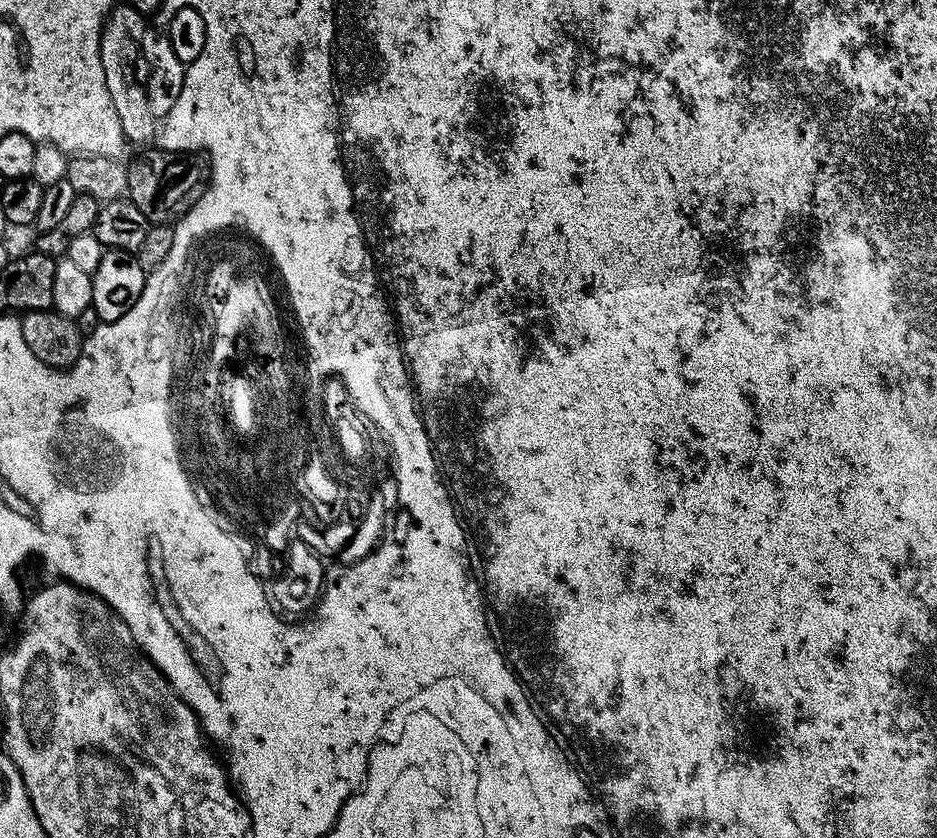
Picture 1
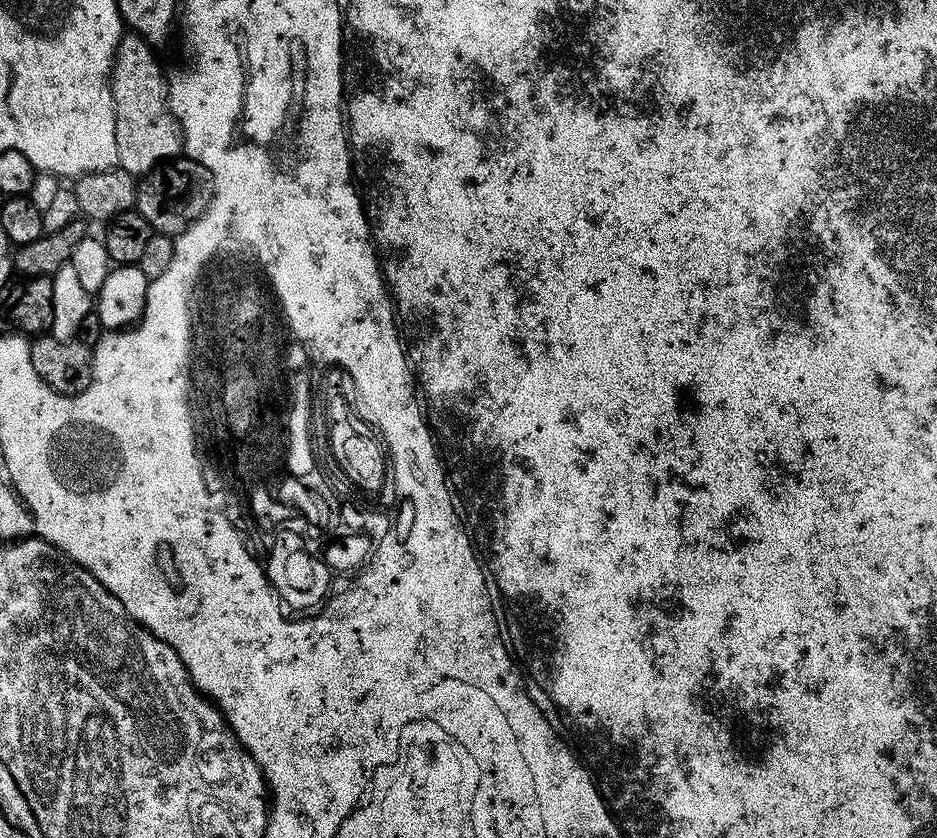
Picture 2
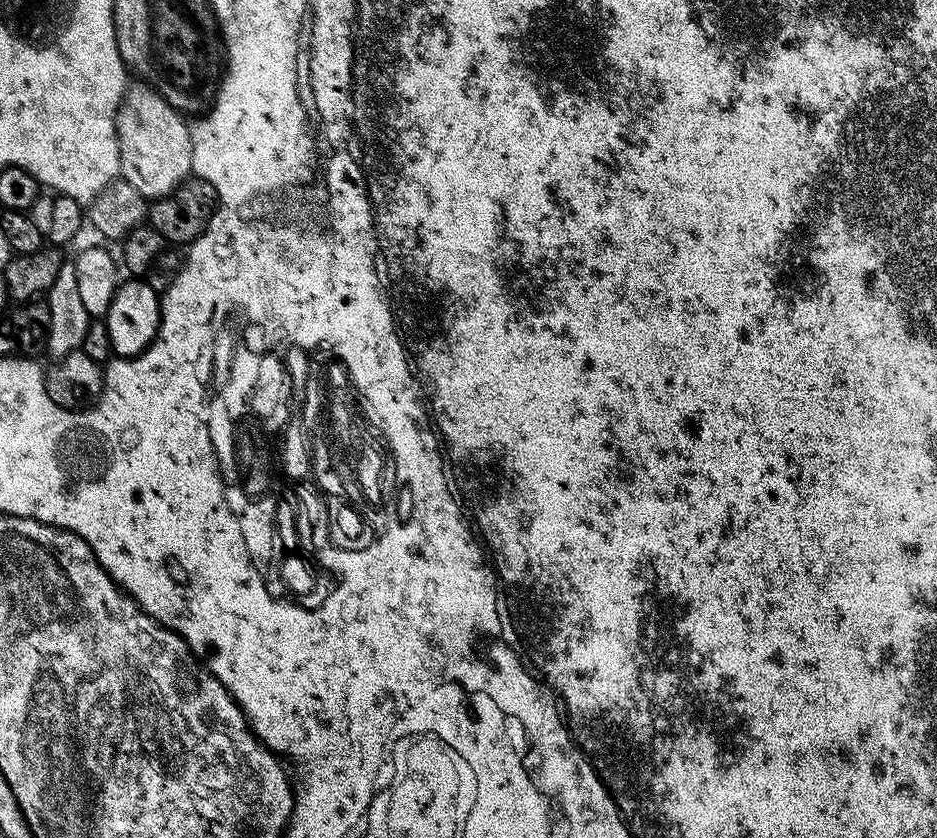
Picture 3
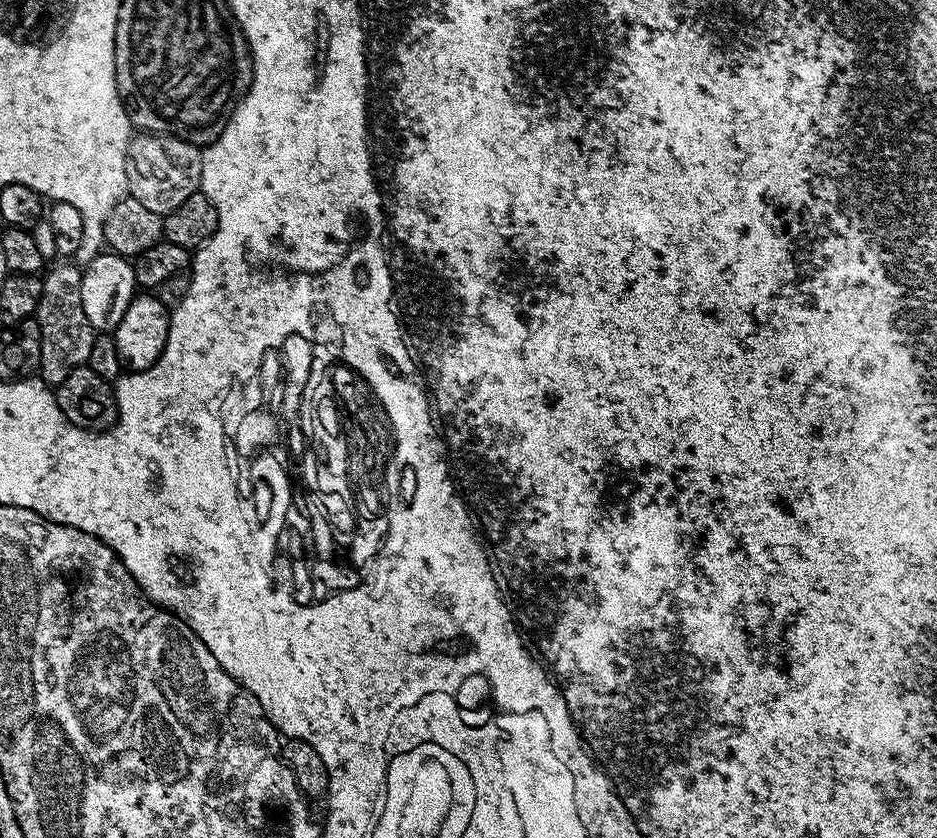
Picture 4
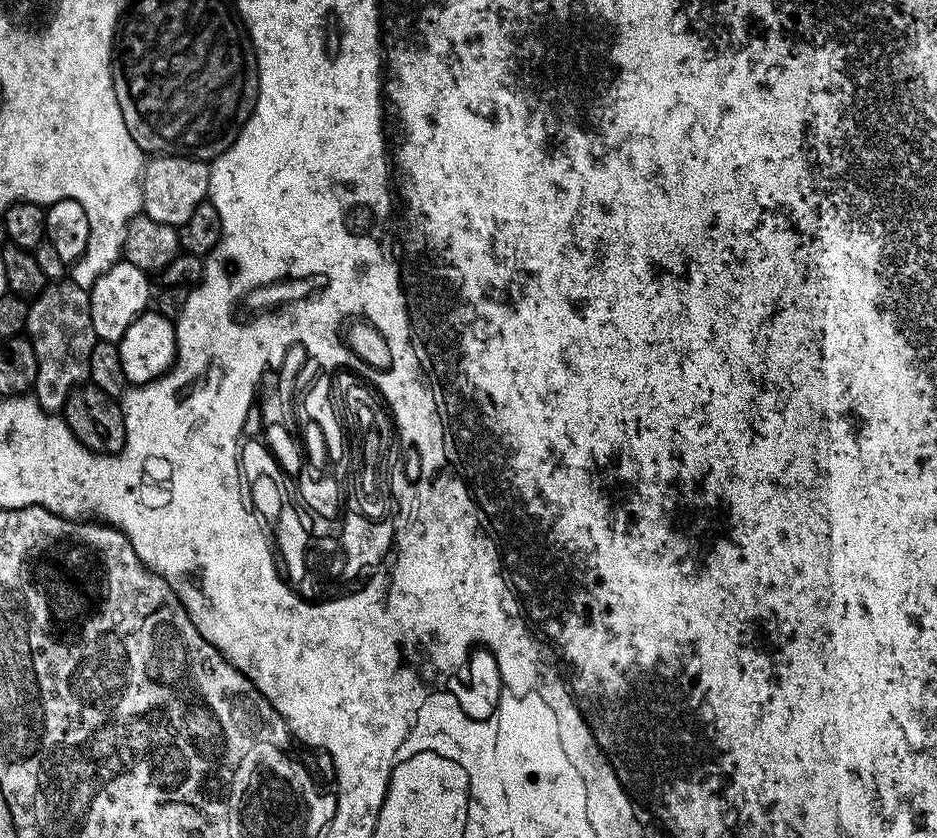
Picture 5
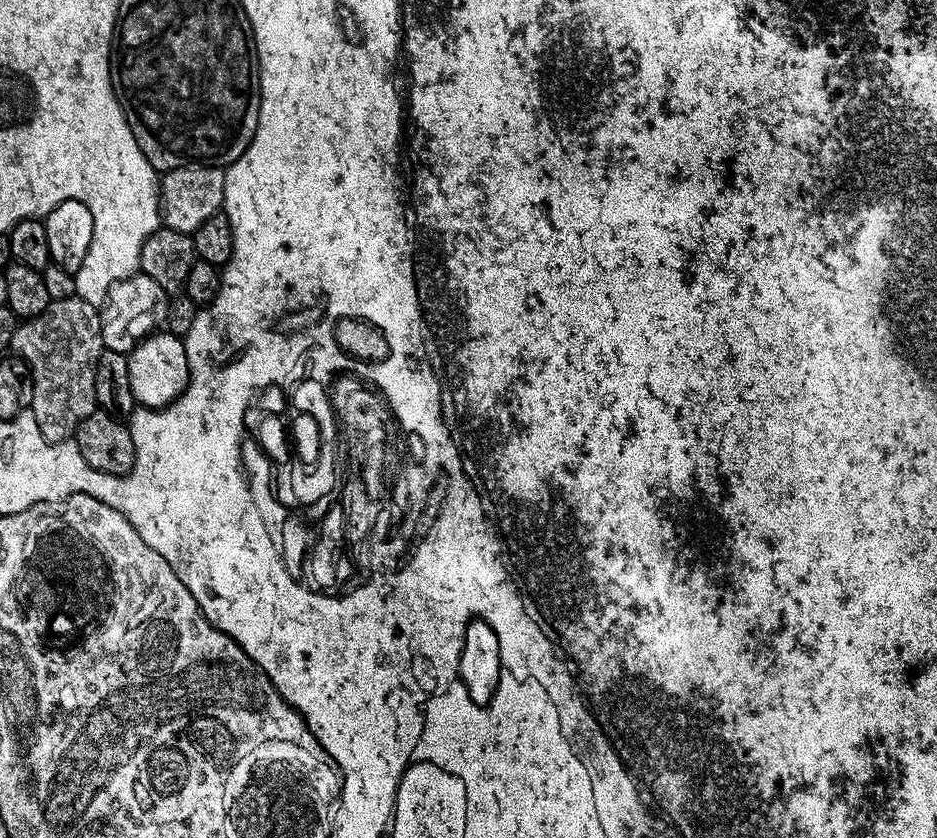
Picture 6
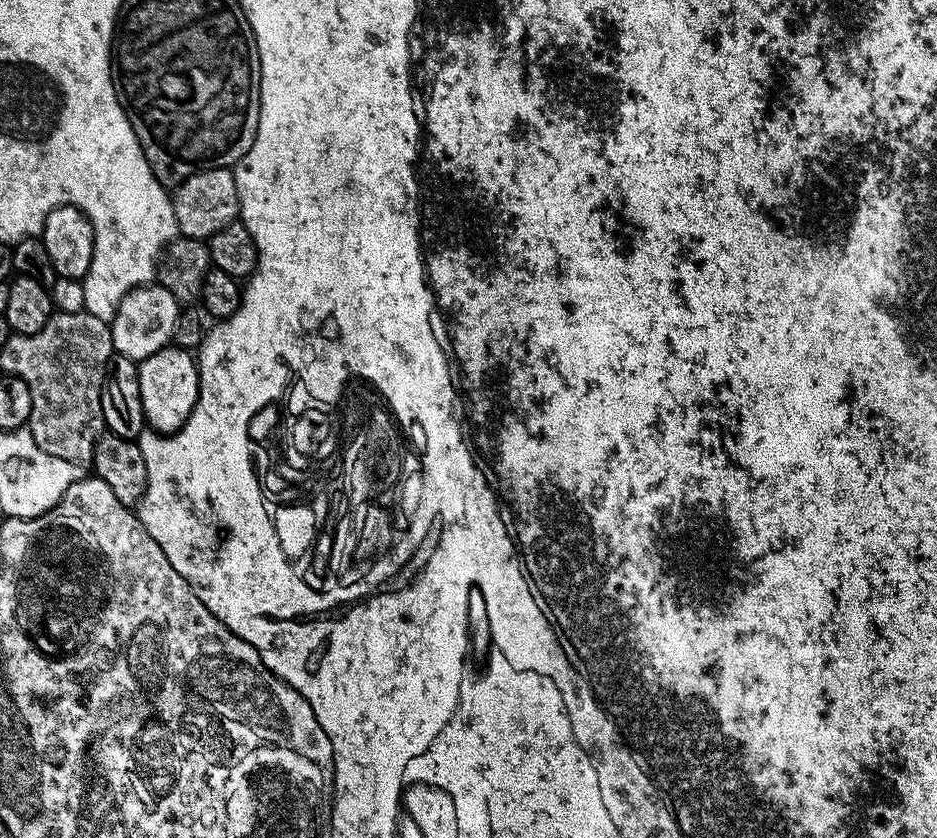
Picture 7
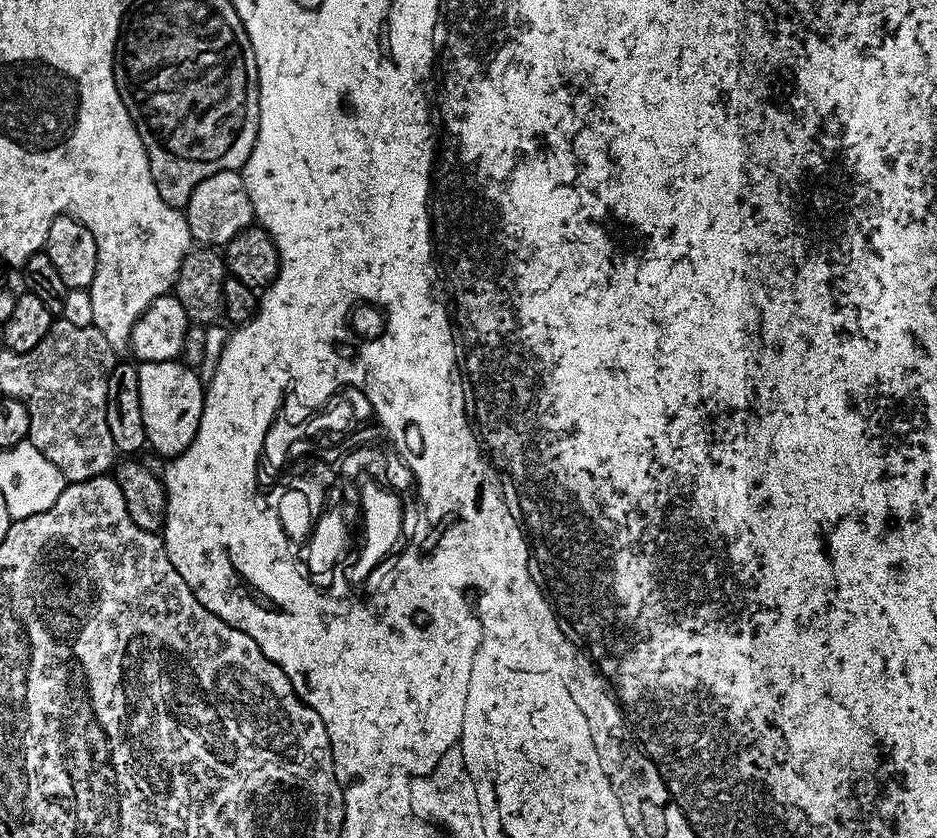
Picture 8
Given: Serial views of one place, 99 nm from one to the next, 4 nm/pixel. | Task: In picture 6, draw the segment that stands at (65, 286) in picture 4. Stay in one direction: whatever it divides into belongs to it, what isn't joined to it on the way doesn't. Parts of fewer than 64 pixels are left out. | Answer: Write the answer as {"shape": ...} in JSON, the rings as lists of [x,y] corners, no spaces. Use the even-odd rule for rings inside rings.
{"shape":[[[77,295],[52,301],[46,306],[46,310],[42,310],[42,314],[17,323],[11,351],[25,360],[28,369],[32,371],[34,398],[30,411],[38,422],[38,430],[42,430],[44,439],[51,444],[67,441],[79,424],[98,408],[96,367],[101,352],[105,351],[105,346],[100,333],[100,314],[97,305],[86,302]]]}

